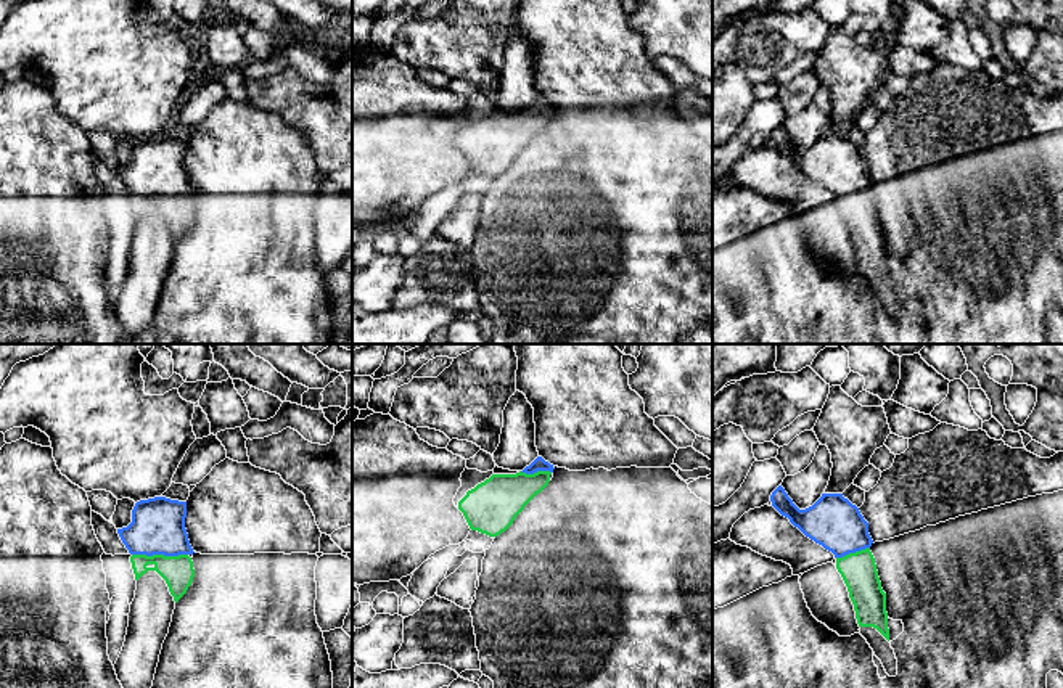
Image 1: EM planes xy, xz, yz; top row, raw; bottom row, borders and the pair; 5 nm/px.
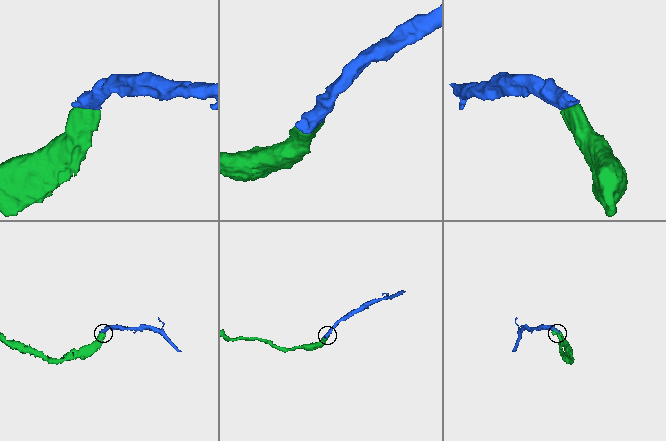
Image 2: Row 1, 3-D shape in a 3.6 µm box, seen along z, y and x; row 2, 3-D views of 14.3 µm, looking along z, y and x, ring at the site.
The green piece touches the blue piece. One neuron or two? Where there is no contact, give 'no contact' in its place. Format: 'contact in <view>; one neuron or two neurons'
contact in xy; one neuron

